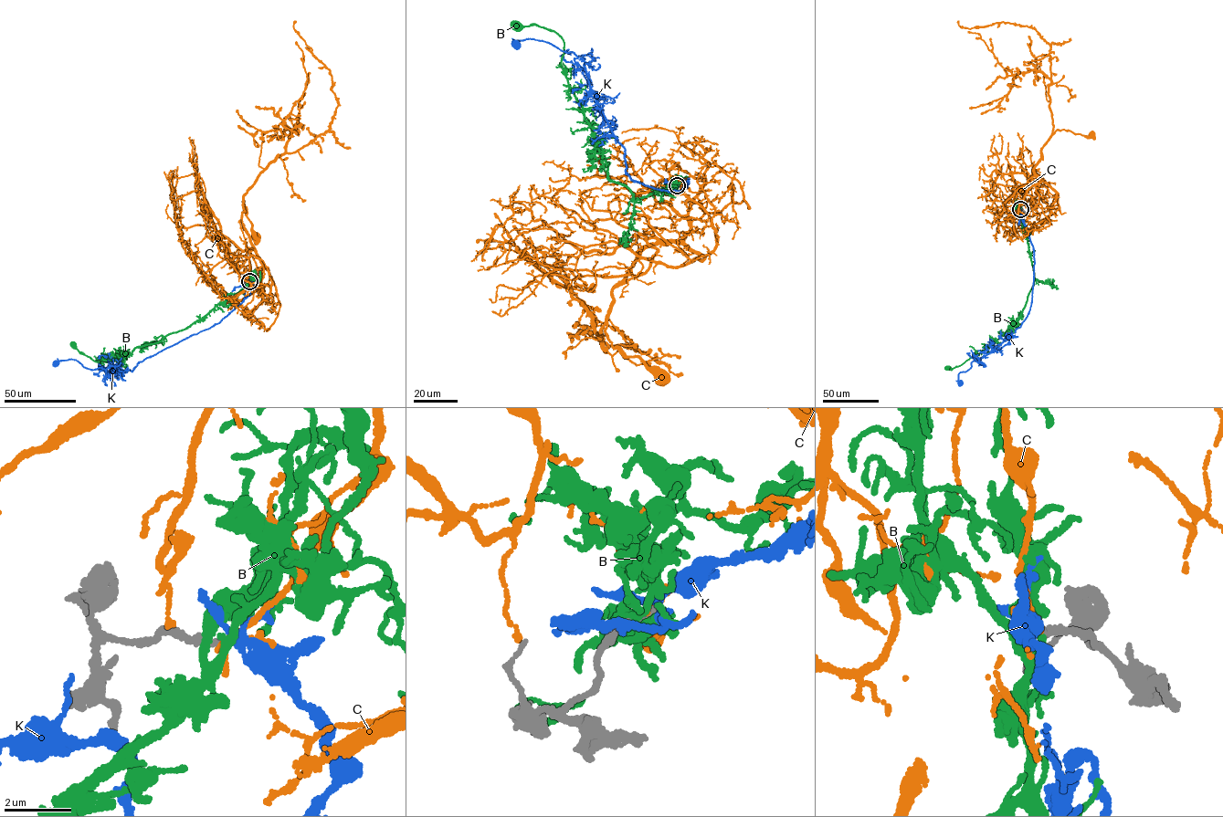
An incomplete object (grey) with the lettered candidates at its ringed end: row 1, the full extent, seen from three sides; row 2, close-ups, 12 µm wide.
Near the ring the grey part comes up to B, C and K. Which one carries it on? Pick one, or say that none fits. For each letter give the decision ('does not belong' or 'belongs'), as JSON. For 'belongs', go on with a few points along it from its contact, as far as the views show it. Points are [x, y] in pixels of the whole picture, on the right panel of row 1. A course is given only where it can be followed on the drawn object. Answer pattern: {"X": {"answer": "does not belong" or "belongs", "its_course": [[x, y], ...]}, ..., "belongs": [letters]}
{"B": {"answer": "does not belong"}, "C": {"answer": "does not belong"}, "K": {"answer": "belongs", "its_course": [[1020, 209], [1034, 255], [1030, 308], [1020, 326], [992, 350], [972, 361], [967, 371], [958, 373], [960, 383]]}, "belongs": ["K"]}

